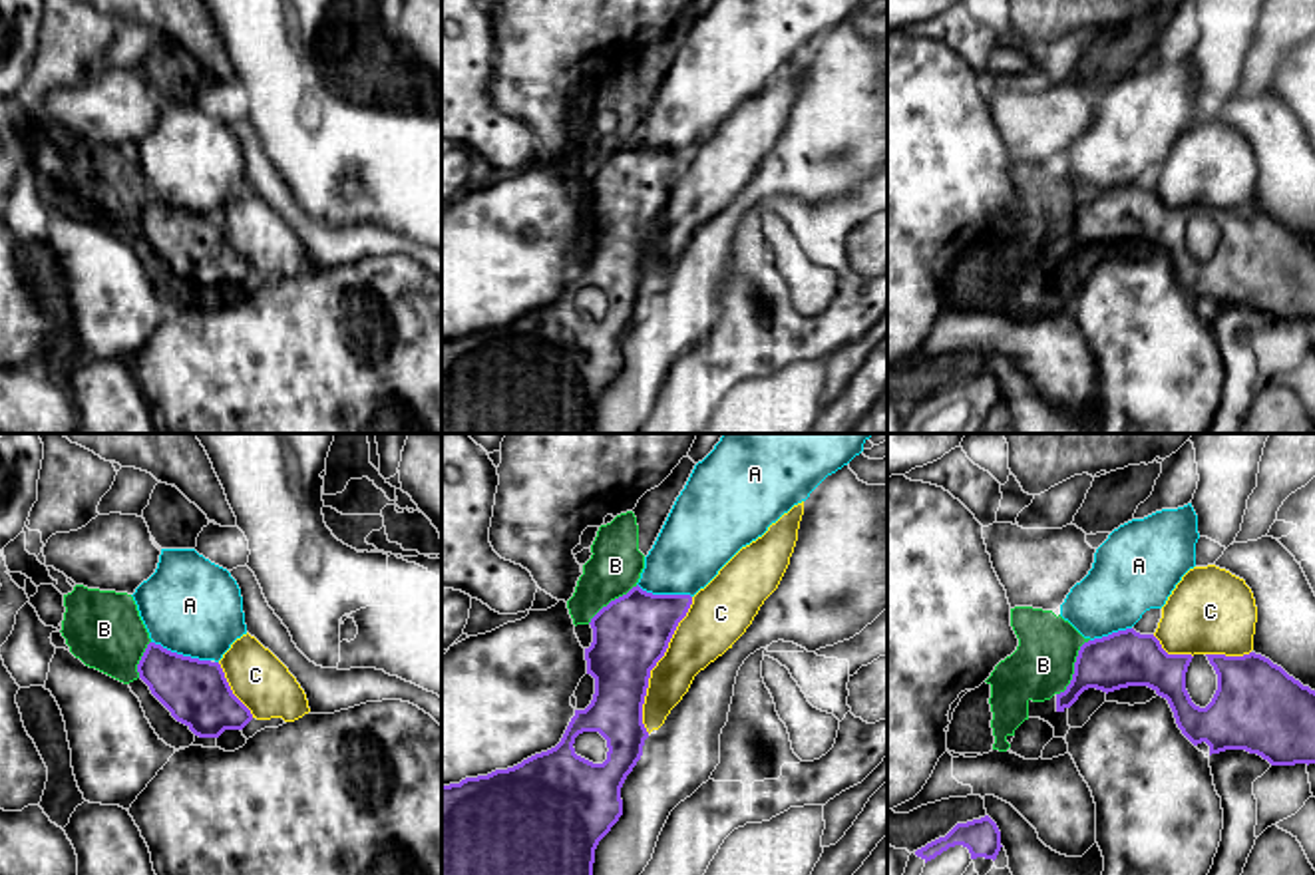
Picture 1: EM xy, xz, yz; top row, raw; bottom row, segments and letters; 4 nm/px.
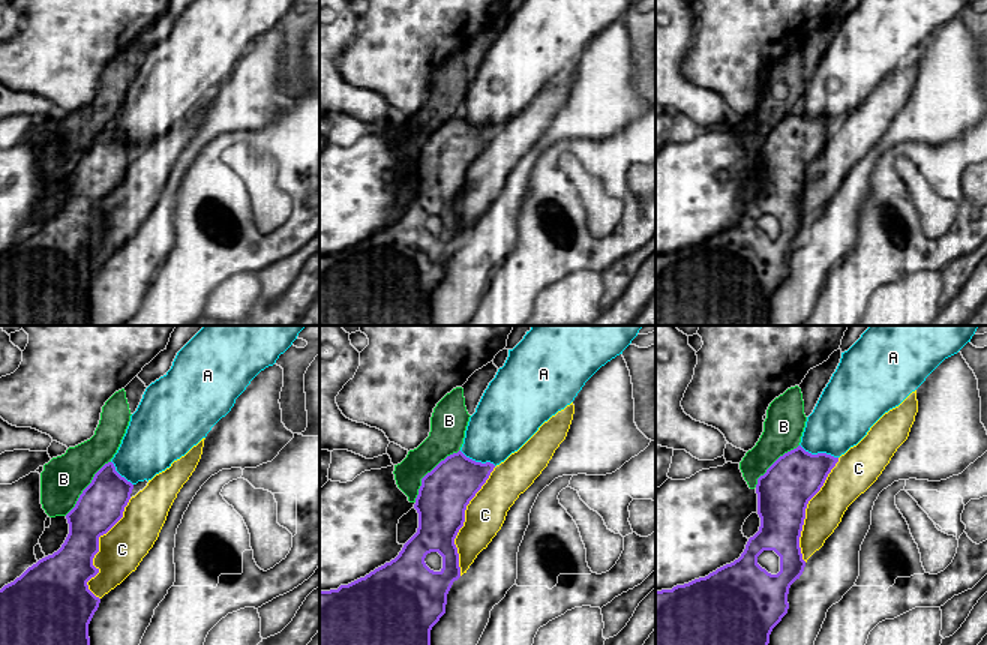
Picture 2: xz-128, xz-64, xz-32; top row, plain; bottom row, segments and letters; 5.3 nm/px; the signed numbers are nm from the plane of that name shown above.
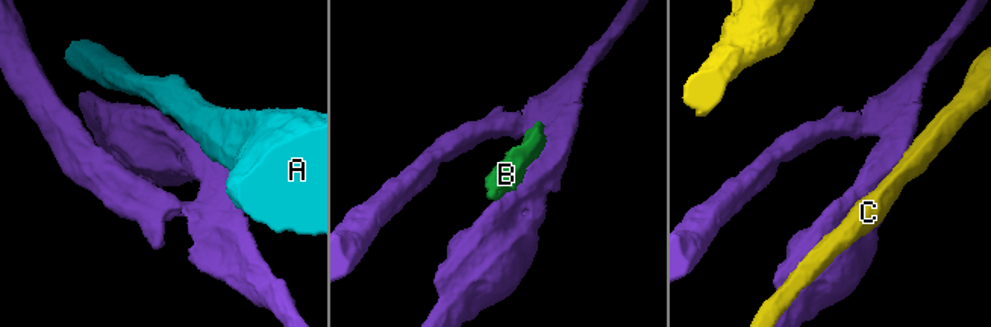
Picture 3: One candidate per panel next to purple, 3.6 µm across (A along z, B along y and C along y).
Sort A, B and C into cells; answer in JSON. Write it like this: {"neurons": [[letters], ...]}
{"neurons": [["A"], ["B"], ["C"]]}

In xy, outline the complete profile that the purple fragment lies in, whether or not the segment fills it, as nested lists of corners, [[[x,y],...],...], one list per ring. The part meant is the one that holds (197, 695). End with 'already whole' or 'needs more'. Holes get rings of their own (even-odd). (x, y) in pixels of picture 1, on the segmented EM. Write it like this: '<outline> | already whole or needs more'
[[[149,642],[139,678],[151,694],[199,738],[219,738],[225,730],[243,730],[251,710],[233,694],[219,662],[183,656]]] | already whole

